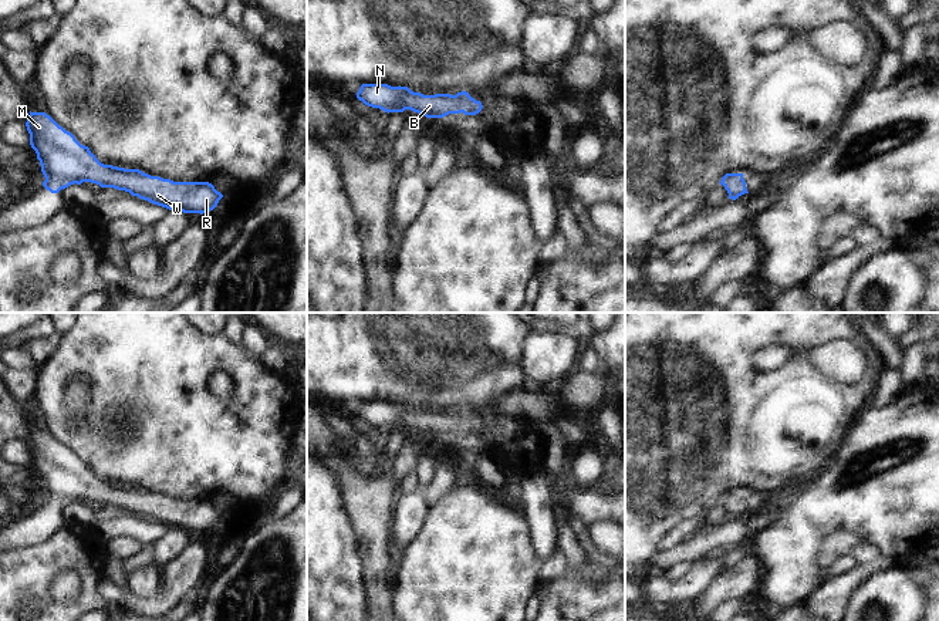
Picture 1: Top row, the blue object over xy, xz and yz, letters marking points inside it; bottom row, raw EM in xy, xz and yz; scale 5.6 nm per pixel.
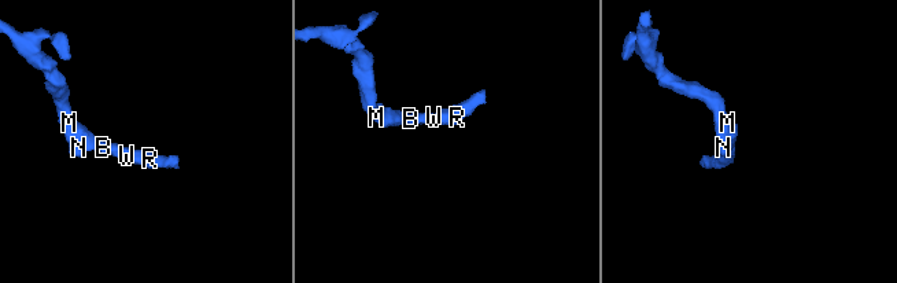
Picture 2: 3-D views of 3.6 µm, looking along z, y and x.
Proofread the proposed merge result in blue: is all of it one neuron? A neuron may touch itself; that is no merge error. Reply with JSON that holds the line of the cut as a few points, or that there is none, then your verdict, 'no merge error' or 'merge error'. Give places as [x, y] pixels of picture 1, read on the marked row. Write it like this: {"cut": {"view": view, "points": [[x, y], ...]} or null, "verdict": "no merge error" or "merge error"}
{"cut": null, "verdict": "no merge error"}

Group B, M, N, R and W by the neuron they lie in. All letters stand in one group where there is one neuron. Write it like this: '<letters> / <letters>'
B M N R W

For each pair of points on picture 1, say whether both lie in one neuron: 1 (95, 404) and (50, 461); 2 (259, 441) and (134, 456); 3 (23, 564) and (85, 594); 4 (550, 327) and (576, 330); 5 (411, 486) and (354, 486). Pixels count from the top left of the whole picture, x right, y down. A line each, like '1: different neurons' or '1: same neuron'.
1: different neurons
2: same neuron
3: same neuron
4: same neuron
5: different neurons

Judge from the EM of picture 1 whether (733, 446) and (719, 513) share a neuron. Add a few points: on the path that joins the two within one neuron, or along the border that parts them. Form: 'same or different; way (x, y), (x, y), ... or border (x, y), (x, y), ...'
different; border (719, 500), (702, 520)

